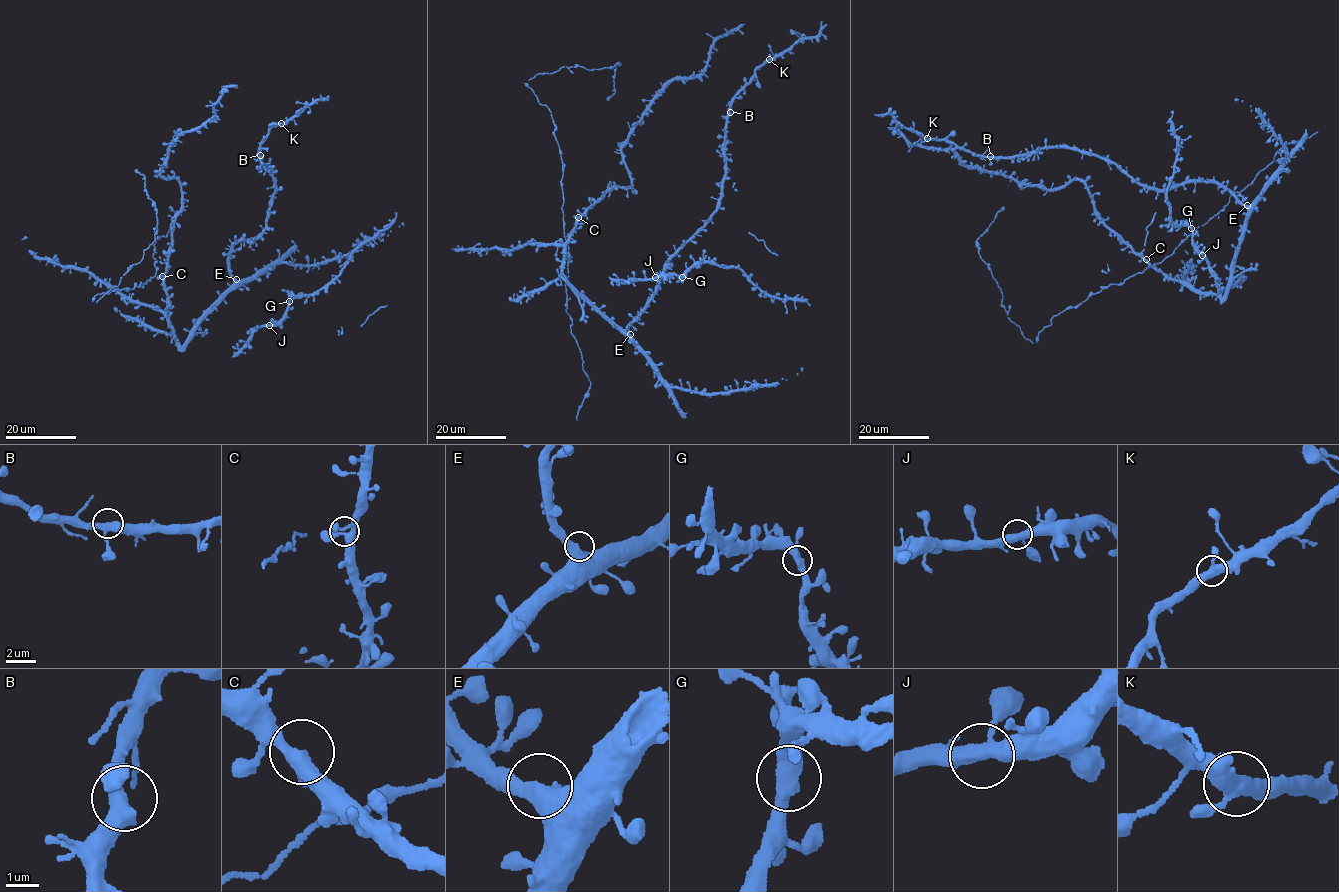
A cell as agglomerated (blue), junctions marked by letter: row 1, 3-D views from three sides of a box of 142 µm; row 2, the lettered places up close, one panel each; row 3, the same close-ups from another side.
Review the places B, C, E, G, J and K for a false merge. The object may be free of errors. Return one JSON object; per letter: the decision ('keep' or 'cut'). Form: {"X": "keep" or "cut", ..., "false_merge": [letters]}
{"B": "keep", "C": "keep", "E": "keep", "G": "keep", "J": "keep", "K": "keep", "false_merge": []}

